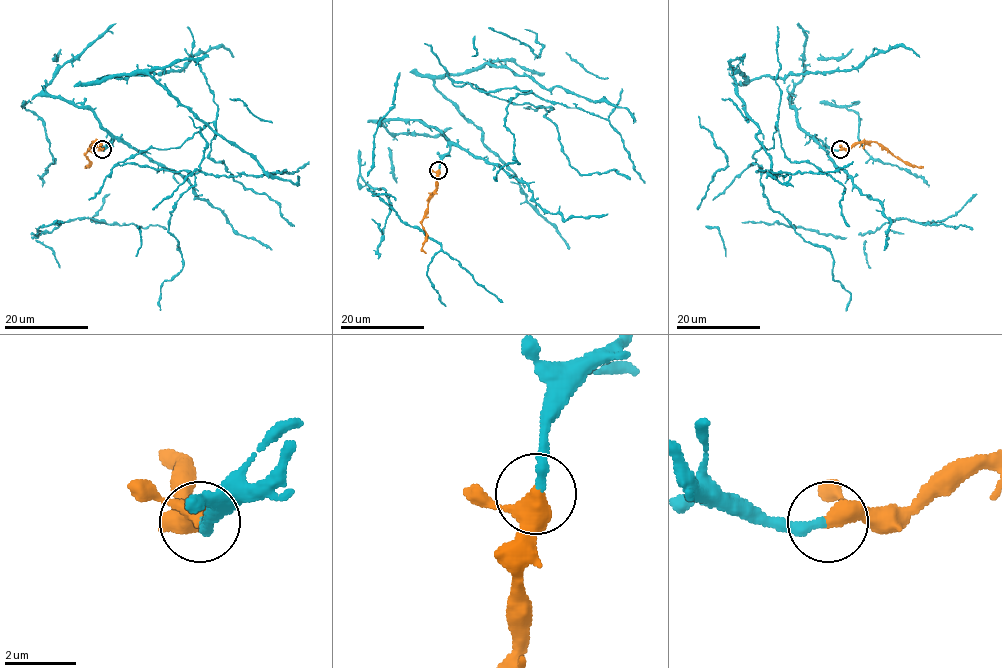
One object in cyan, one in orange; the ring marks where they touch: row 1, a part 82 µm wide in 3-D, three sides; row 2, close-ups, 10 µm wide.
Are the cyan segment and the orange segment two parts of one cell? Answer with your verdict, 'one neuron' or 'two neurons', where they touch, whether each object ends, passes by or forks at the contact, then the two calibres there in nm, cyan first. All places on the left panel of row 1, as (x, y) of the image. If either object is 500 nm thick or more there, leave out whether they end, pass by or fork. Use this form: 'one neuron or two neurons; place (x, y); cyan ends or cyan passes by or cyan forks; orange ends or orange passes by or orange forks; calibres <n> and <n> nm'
one neuron; place (102, 149); cyan ends; orange passes by; calibres 280 and 400 nm

